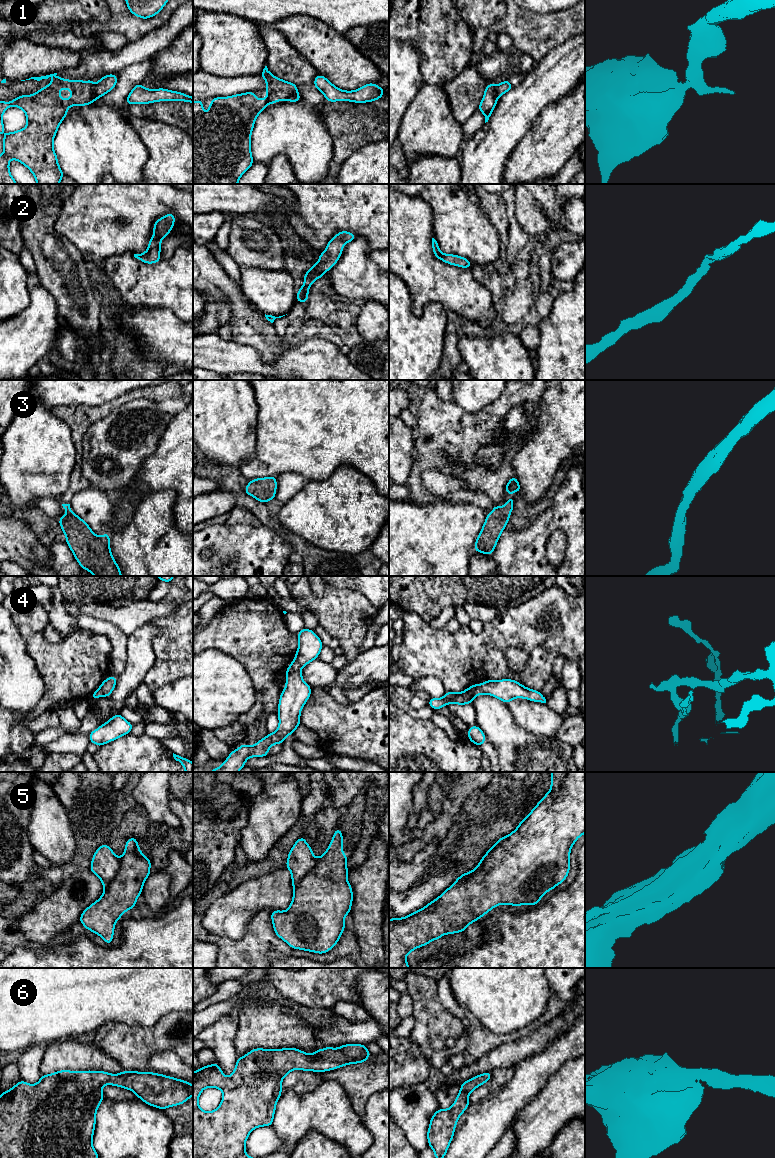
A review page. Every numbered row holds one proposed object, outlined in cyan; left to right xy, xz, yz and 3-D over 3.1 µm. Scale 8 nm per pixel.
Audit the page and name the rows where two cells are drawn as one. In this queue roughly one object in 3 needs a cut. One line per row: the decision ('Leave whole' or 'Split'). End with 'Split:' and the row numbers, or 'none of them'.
1: Split
2: Leave whole
3: Leave whole
4: Leave whole
5: Split
6: Leave whole
Split: 1, 5

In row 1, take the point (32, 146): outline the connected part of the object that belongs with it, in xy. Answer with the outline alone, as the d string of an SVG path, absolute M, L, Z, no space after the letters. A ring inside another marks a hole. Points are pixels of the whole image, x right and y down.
M54 73L26 79L40 81L52 77L54 82L39 89L33 95L21 95L18 98L11 100L9 103L0 101L0 134L4 131L2 115L8 107L14 106L23 109L27 118L27 126L24 129L6 133L4 135L4 153L0 155L0 184L18 184L11 176L9 170L10 159L15 159L25 165L33 173L37 184L59 184L63 178L64 173L59 167L57 155L53 148L53 140L58 127L67 116L67 110L70 106L75 105L81 107L83 105L90 105L97 97L94 94L94 85L91 78L87 79L87 85L85 86L84 80L78 79L70 81L57 77L56 75L57 73ZM60 89L70 89L71 98L69 100L62 99L59 96Z

